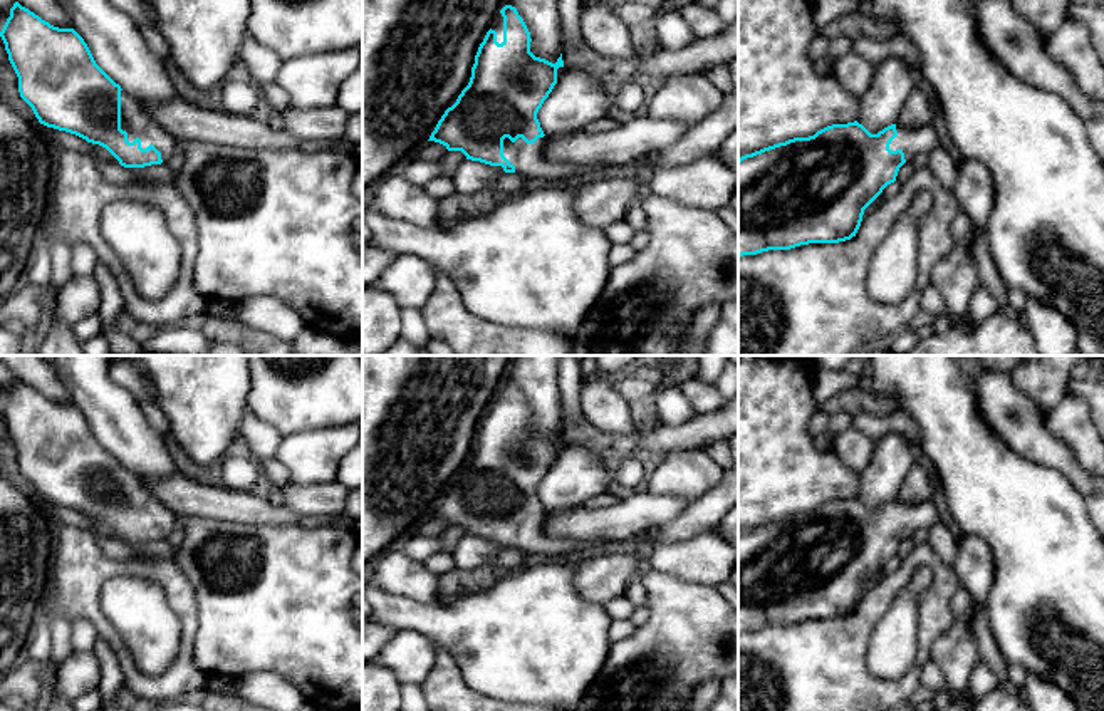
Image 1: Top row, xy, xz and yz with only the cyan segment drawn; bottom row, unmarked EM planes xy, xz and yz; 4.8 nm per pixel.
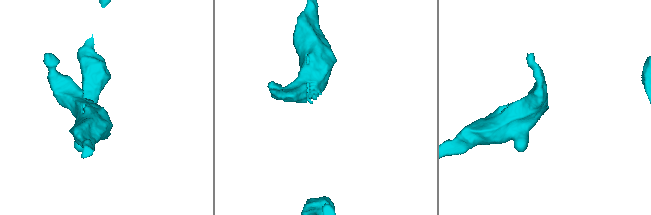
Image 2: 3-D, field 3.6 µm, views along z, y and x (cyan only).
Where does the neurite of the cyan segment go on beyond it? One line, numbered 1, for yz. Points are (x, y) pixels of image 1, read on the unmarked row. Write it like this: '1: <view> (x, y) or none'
1: yz (921, 515)

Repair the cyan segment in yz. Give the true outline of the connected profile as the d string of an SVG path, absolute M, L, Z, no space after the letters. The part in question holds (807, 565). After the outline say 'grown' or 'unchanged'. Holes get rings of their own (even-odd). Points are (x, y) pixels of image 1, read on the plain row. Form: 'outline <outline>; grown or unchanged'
outline M854 496L742 532L738 632L851 615L861 602L864 585L896 557L899 543L921 528L930 530L938 520L938 510L931 501L906 505L896 498L871 510Z; grown

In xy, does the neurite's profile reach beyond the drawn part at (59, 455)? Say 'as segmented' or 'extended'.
extended

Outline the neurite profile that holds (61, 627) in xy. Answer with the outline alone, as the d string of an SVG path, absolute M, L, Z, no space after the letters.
M45 590L40 607L39 620L47 625L52 636L50 659L62 664L72 652L72 622L69 617L57 614L54 609L55 595Z

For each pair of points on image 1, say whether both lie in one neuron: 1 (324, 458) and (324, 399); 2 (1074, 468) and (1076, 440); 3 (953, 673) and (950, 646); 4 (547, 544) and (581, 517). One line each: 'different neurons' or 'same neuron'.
1: different neurons
2: different neurons
3: same neuron
4: different neurons

